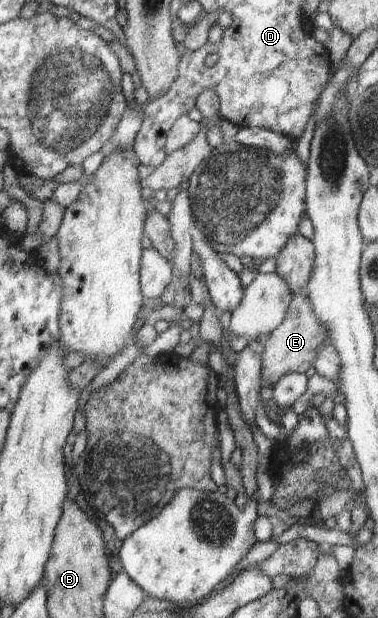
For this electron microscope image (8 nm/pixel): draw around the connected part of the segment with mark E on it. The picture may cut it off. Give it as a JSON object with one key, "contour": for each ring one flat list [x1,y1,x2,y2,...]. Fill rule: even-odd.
{"contour":[[306,293,292,294,285,319,265,338,263,351,263,367,261,367,262,383,273,386,287,373,303,373,314,367,315,357,323,343,331,344,327,329,315,317,315,311,309,303]]}

